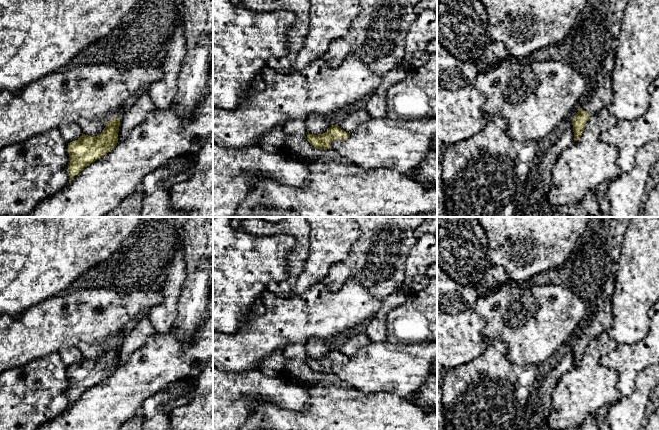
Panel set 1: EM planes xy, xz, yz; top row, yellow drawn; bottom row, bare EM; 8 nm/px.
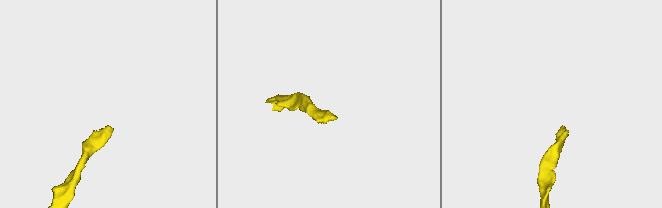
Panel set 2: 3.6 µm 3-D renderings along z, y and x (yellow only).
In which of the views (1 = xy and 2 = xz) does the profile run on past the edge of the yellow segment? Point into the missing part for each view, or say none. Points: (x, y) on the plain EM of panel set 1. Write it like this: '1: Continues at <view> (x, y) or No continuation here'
1: No continuation here
2: No continuation here

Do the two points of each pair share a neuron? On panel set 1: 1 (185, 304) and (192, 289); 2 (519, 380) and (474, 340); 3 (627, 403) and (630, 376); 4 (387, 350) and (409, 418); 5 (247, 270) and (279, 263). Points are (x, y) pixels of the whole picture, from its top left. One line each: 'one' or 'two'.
1: one
2: two
3: two
4: two
5: one

